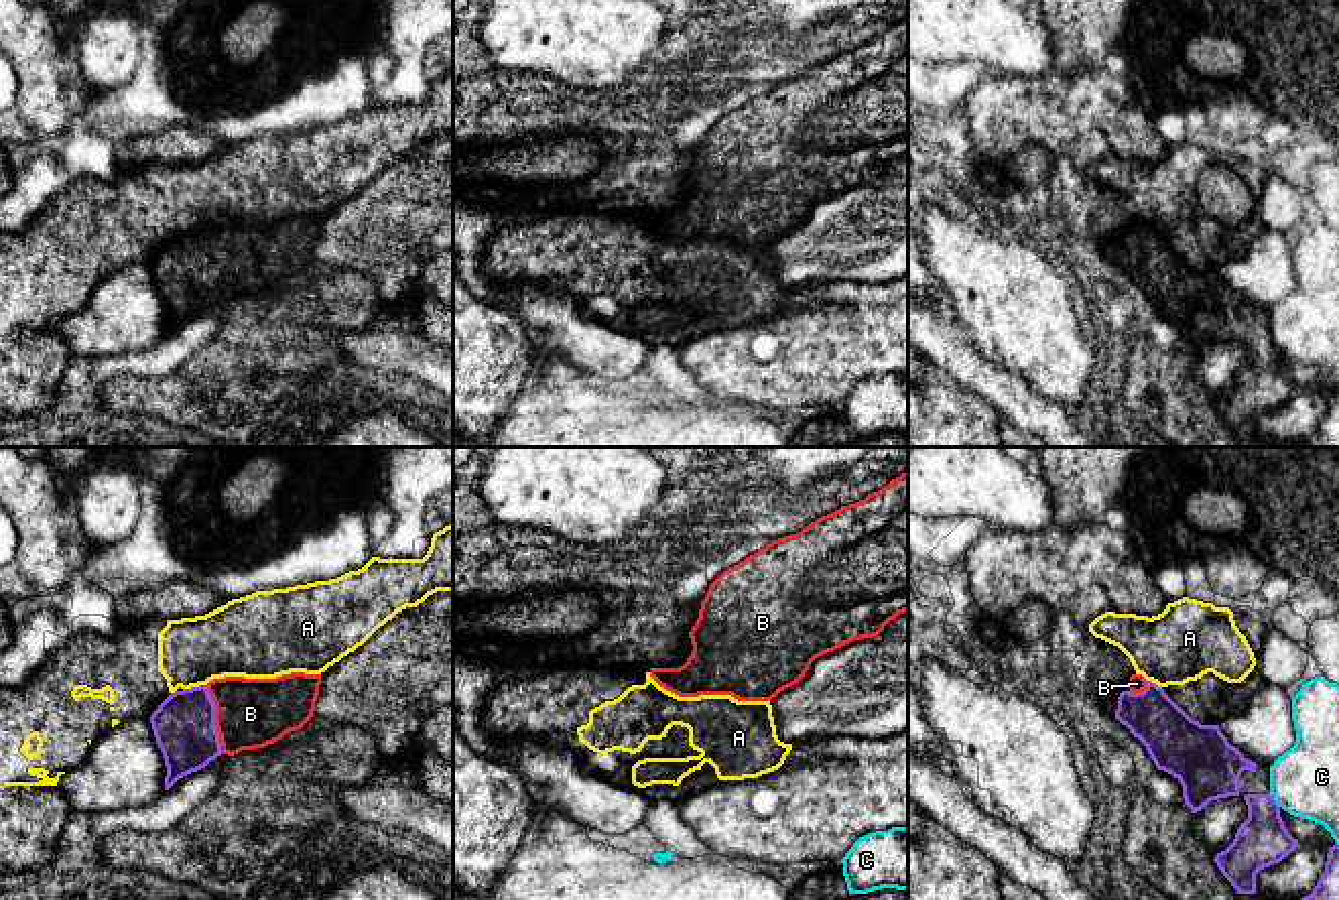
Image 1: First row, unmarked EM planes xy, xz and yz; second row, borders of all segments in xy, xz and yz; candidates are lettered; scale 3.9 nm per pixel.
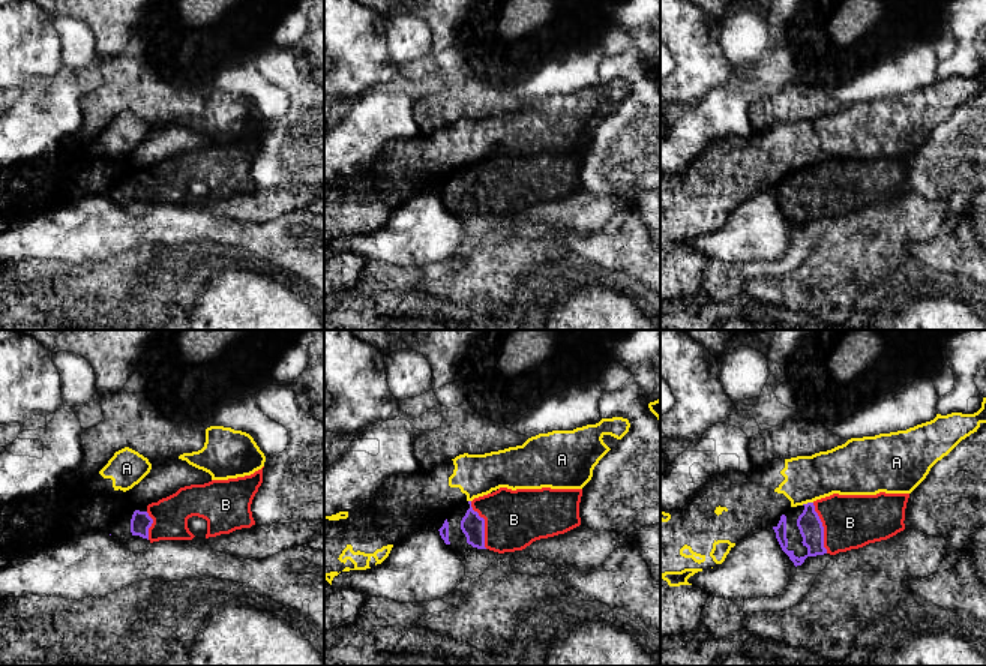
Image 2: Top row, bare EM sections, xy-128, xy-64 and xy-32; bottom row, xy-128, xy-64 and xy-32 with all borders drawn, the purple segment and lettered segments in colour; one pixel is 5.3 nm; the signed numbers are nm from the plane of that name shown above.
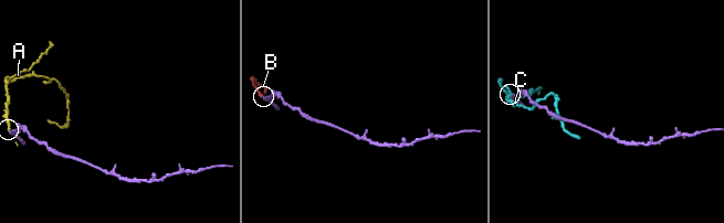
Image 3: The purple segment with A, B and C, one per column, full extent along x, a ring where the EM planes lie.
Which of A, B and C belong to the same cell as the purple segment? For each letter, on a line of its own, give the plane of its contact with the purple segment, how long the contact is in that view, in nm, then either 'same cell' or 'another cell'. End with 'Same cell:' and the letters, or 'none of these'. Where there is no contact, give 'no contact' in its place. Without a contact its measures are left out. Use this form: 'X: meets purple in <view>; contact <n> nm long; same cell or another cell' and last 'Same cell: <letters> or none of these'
A: meets purple in xy; contact 100 nm long; another cell
B: meets purple in xy; contact 280 nm long; same cell
C: meets purple in yz; contact 80 nm long; another cell
Same cell: B

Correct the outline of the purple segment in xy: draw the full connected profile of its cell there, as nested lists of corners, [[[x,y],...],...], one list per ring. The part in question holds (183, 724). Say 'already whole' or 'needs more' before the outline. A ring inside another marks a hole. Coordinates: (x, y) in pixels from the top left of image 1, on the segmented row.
needs more | [[[321,674],[224,677],[171,693],[150,723],[163,752],[165,790],[221,754],[256,750],[301,729],[315,711]]]

